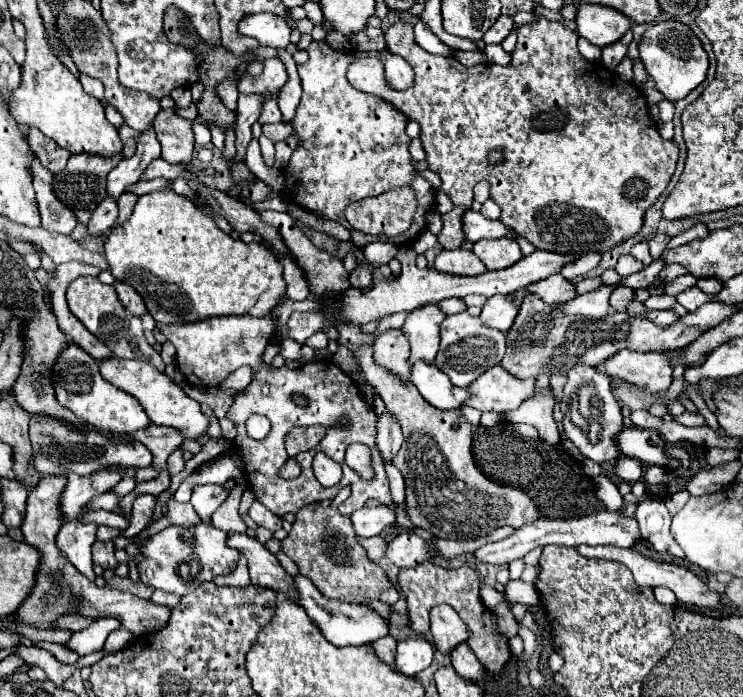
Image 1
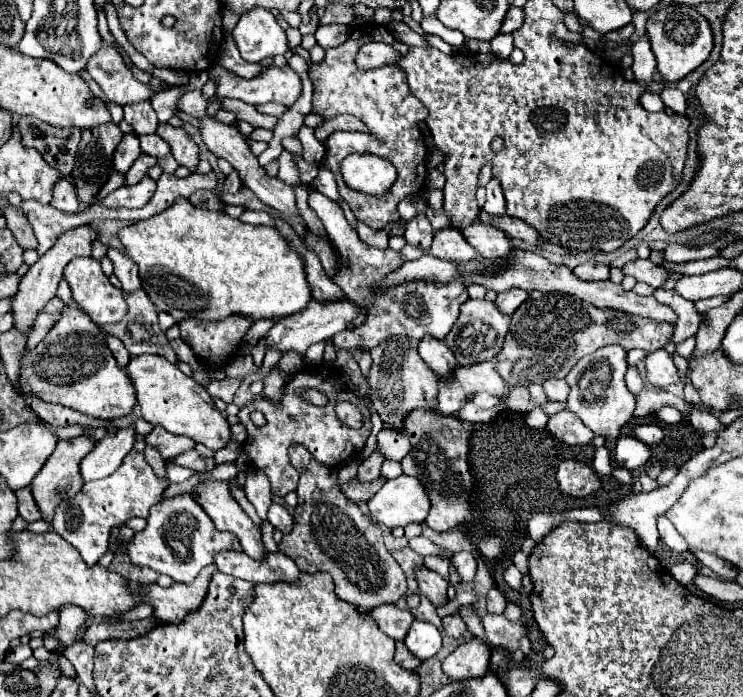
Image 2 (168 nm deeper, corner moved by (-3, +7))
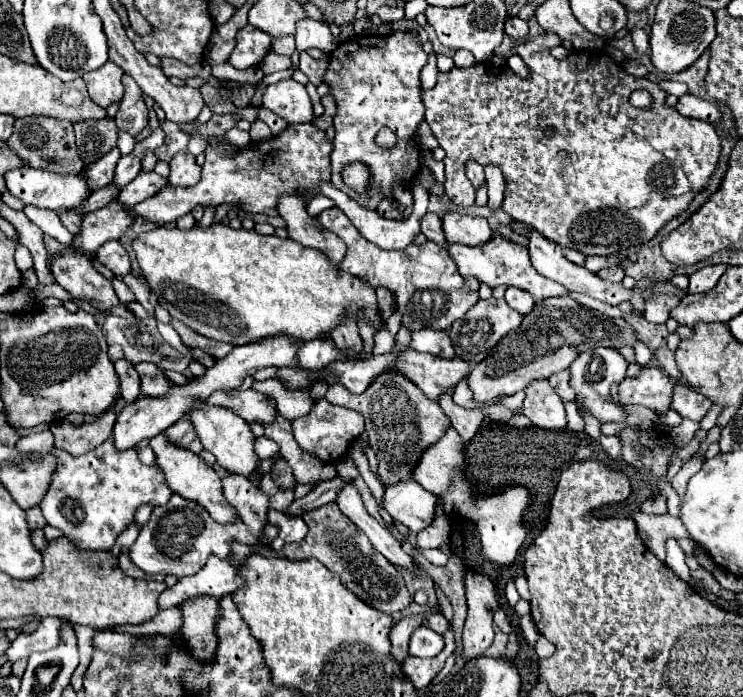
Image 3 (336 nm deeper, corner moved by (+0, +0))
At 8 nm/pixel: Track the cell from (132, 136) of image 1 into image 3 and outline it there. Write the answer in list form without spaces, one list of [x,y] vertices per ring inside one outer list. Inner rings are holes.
[[[114,148],[108,154],[104,154],[98,162],[94,162],[94,164],[90,164],[86,168],[84,178],[86,178],[86,184],[88,184],[90,190],[104,188],[106,184],[112,182],[112,176],[114,176],[114,168],[116,168],[118,158],[120,158],[120,150]]]

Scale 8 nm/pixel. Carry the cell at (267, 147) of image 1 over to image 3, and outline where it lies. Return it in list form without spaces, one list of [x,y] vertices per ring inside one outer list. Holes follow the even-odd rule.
[[[232,128],[228,134],[224,134],[224,138],[236,146],[246,146],[250,142],[250,134],[248,132],[242,132],[238,128]]]

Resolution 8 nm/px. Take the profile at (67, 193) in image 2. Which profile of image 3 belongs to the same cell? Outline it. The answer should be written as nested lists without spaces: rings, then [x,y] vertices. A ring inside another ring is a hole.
[[[62,210],[62,212],[58,212],[58,216],[60,216],[62,224],[70,230],[70,234],[76,236],[80,232],[80,226],[82,226],[82,216],[80,214],[76,214],[72,210]]]

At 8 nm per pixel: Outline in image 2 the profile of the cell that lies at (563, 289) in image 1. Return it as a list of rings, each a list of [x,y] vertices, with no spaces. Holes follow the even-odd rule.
[[[595,261],[577,265],[573,269],[573,273],[581,281],[605,281],[605,279],[609,279],[609,267],[601,265],[601,263],[595,263]]]

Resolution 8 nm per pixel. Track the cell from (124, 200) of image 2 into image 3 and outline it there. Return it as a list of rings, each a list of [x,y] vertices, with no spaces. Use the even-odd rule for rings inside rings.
[[[154,170],[152,172],[140,172],[130,184],[126,184],[120,194],[118,194],[118,200],[124,202],[124,206],[132,208],[152,196],[156,196],[164,186],[168,184],[168,178],[162,178],[160,174],[156,174]]]

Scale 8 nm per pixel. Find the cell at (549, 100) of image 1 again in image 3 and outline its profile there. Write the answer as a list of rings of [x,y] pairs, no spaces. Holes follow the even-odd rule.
[[[528,40],[528,42],[520,44],[514,49],[514,53],[522,56],[524,62],[528,62],[528,68],[534,68],[534,74],[528,80],[518,78],[514,72],[510,72],[510,68],[486,68],[486,64],[476,64],[472,68],[452,68],[446,74],[440,72],[436,86],[422,94],[428,124],[434,132],[440,148],[444,148],[444,152],[446,152],[446,158],[444,158],[444,164],[446,164],[444,188],[446,188],[448,198],[456,206],[470,206],[474,204],[476,198],[476,190],[466,176],[465,163],[468,160],[476,160],[480,164],[492,162],[492,164],[498,164],[502,168],[502,174],[504,174],[504,180],[506,180],[504,210],[510,218],[514,218],[522,224],[528,224],[532,230],[544,234],[552,242],[556,242],[560,246],[574,248],[574,250],[578,250],[586,256],[610,256],[614,252],[620,252],[620,250],[626,250],[630,246],[644,244],[644,242],[652,240],[664,224],[668,224],[672,218],[682,214],[688,208],[688,204],[692,202],[692,198],[706,188],[710,176],[716,170],[718,156],[720,156],[720,150],[722,150],[720,148],[720,136],[718,136],[714,124],[698,120],[698,118],[686,118],[674,106],[666,106],[668,94],[658,84],[650,82],[648,78],[636,78],[636,76],[628,74],[622,68],[622,64],[616,66],[616,60],[610,58],[610,56],[608,56],[608,60],[600,58],[600,64],[592,62],[590,58],[584,58],[584,56],[566,56],[566,58],[558,60],[558,58],[550,56],[550,52],[544,48],[544,44],[540,44],[538,40]],[[636,88],[646,88],[654,96],[652,108],[638,110],[628,102],[630,94]]]

